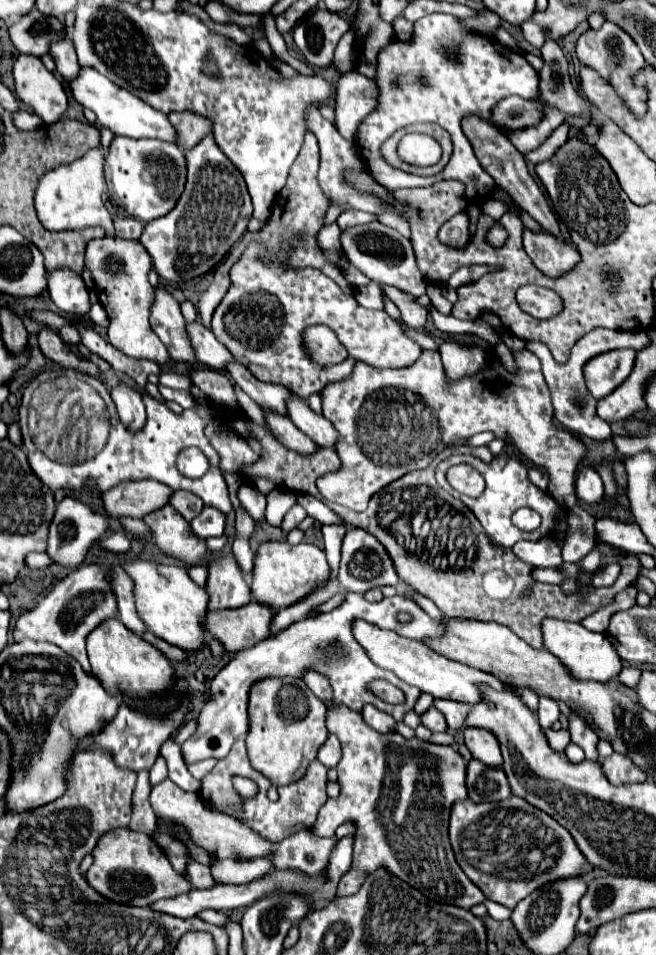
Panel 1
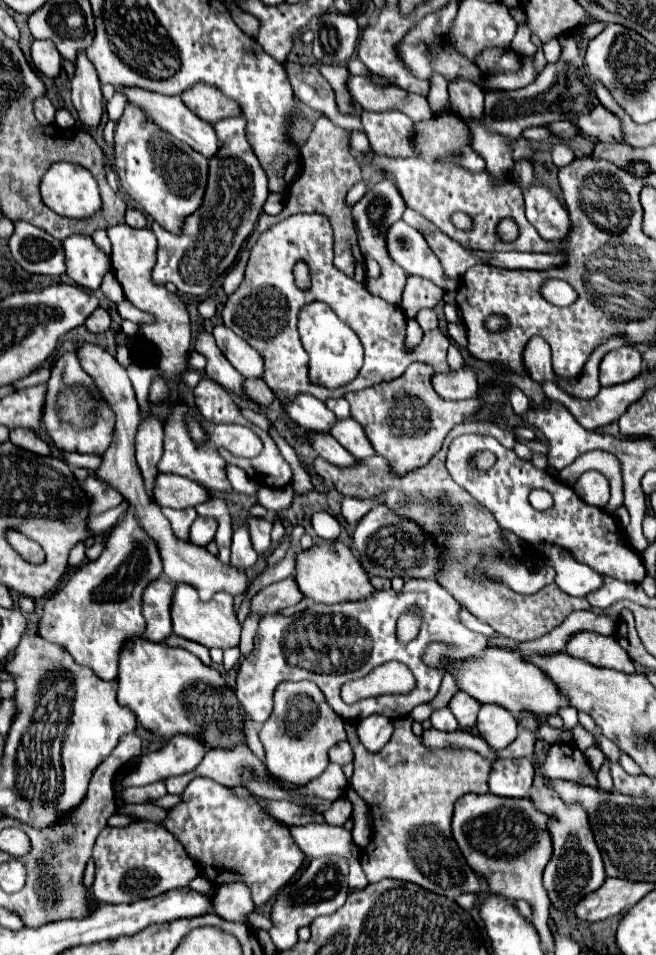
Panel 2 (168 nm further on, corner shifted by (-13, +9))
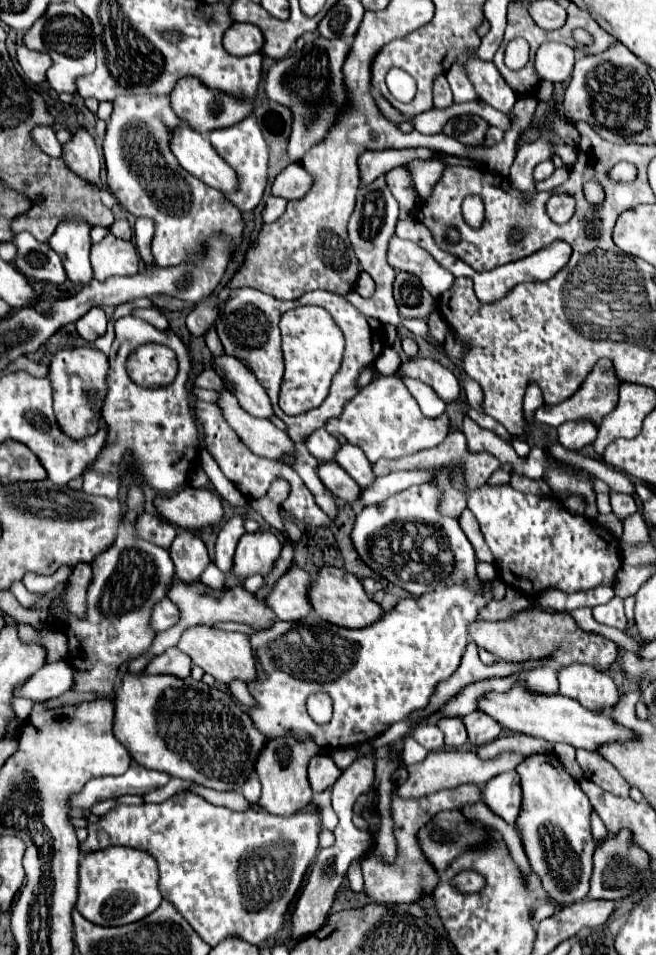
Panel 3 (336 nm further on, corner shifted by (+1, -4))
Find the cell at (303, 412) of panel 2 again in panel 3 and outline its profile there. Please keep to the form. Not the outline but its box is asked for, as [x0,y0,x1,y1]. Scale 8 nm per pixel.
[307,429,341,461]

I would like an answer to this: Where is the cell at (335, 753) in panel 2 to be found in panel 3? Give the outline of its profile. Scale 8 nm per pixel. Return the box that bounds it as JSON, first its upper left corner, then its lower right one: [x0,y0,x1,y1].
[307,755,341,793]

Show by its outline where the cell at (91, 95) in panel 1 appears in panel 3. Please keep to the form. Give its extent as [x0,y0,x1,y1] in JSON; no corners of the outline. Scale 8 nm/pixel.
[171,127,239,195]

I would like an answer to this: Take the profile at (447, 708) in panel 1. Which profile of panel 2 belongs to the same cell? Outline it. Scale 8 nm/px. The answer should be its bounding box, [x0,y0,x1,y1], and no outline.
[449,692,481,730]

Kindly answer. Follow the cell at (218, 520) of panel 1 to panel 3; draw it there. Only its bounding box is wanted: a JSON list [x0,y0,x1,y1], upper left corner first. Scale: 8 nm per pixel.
[169,531,211,585]

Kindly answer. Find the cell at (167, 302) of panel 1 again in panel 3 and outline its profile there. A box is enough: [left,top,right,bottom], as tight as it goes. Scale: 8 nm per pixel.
[217,391,295,461]

